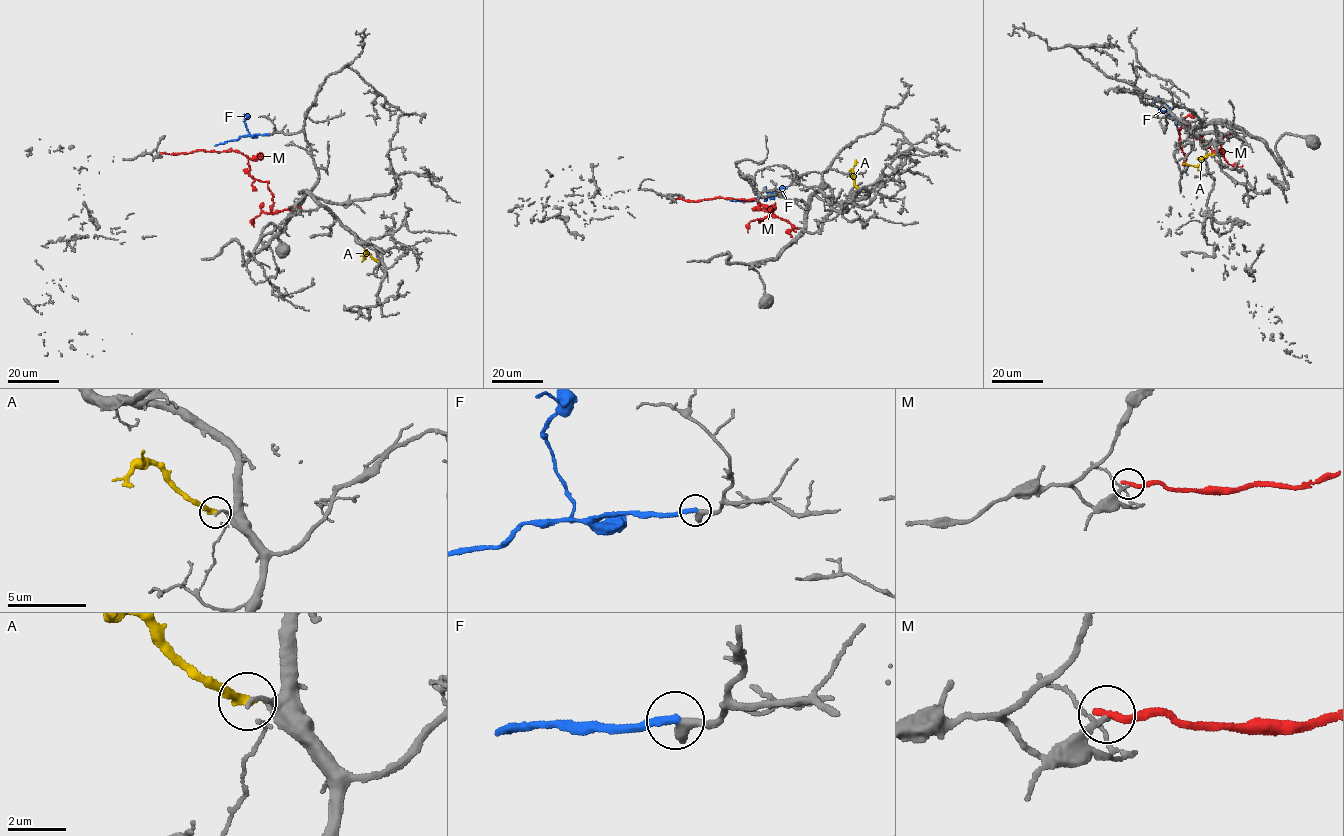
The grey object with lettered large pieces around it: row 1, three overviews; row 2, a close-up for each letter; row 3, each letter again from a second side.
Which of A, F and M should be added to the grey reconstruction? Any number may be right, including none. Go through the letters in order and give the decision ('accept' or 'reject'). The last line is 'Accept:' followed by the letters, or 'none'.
A: reject
F: reject
M: reject
Accept: none

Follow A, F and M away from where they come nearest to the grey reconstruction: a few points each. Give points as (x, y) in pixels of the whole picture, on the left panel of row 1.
A: (378, 261), (368, 253), (364, 258), (364, 249)
F: (269, 134), (240, 136), (214, 145)
M: (160, 153), (241, 152), (247, 158), (249, 174), (268, 182), (272, 212), (294, 207), (295, 214)

